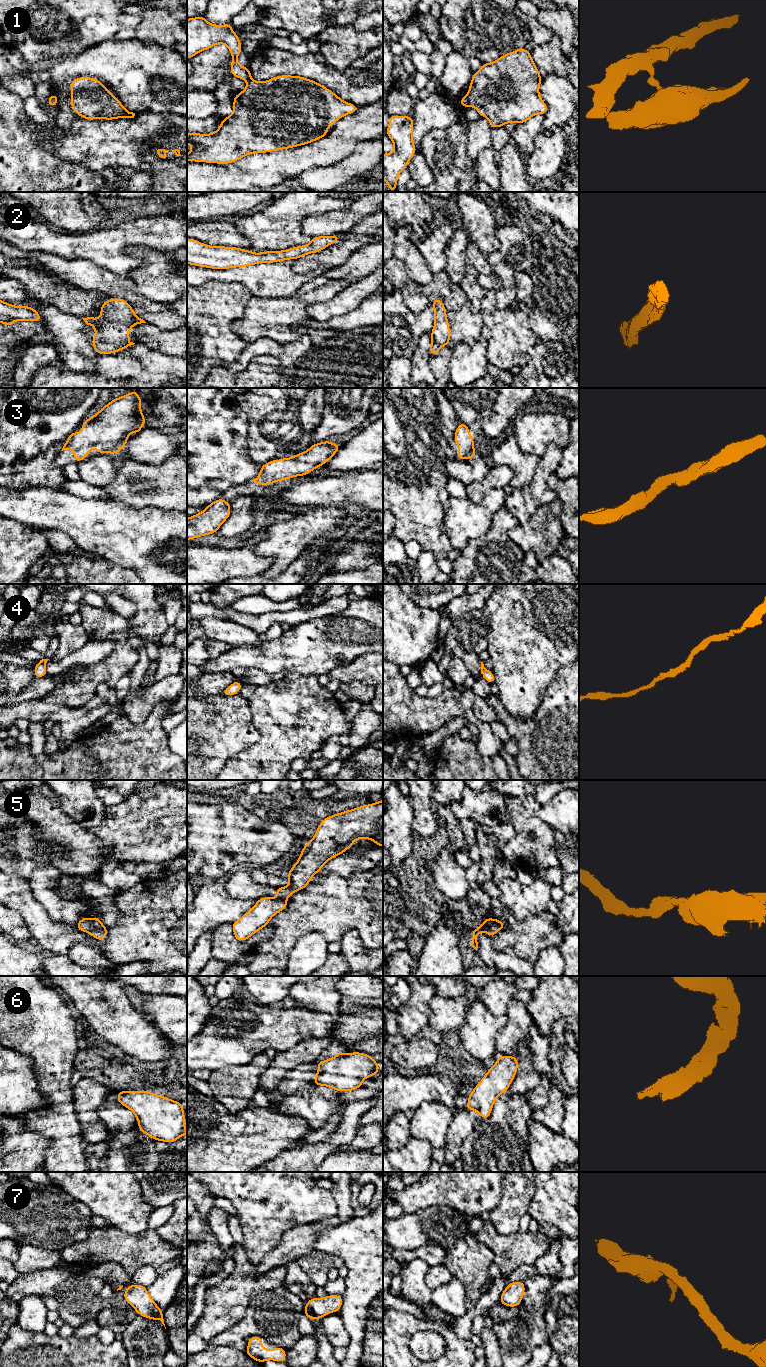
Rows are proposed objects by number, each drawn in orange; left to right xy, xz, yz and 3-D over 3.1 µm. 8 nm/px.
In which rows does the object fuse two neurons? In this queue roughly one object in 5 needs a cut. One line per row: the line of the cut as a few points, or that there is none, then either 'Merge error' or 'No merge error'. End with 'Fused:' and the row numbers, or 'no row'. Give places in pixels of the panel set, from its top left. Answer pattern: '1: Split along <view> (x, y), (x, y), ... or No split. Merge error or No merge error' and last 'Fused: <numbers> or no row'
1: Split along yz (466, 95), (469, 105). Merge error
2: No split. No merge error
3: No split. No merge error
4: No split. No merge error
5: No split. No merge error
6: No split. No merge error
7: No split. No merge error
Fused: 1

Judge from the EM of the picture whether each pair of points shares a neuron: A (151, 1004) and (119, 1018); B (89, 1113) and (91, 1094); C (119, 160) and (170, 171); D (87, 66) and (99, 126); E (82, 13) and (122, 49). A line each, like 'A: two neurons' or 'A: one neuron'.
A: two neurons
B: one neuron
C: two neurons
D: two neurons
E: two neurons

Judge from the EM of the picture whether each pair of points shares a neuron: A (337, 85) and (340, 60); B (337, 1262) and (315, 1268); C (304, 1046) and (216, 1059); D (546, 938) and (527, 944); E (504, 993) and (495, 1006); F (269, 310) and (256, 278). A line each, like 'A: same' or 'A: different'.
A: different
B: same
C: different
D: same
E: same
F: different

